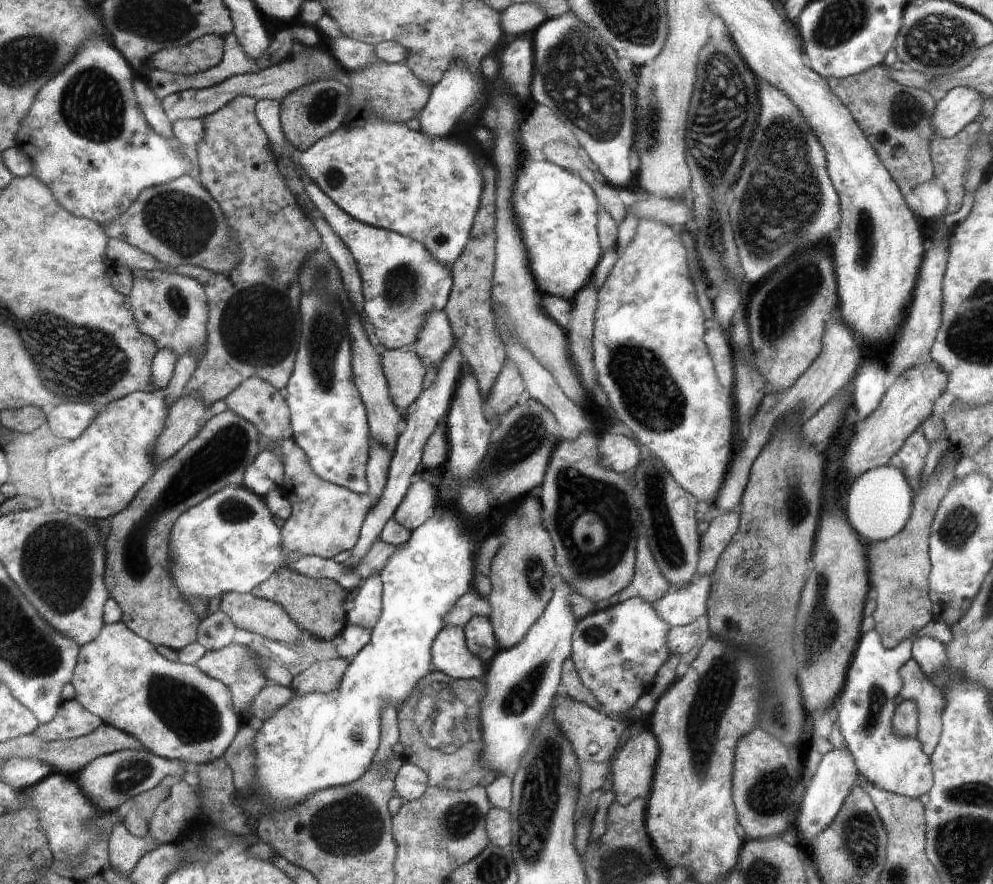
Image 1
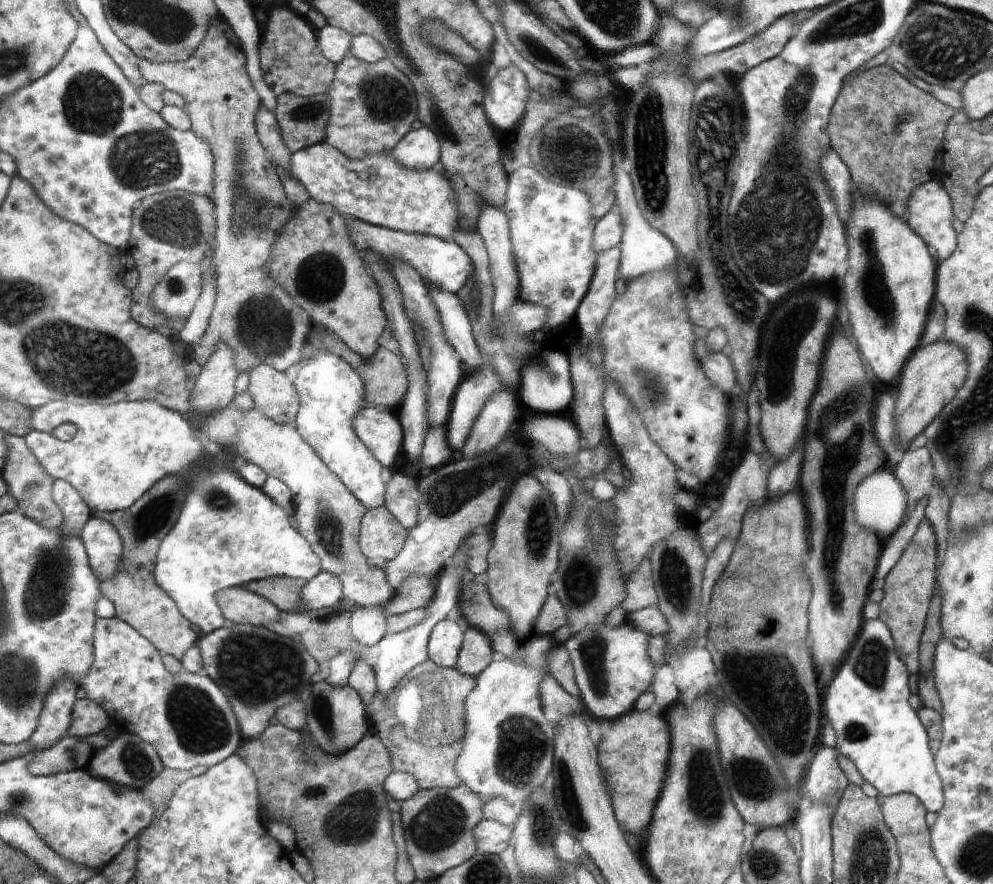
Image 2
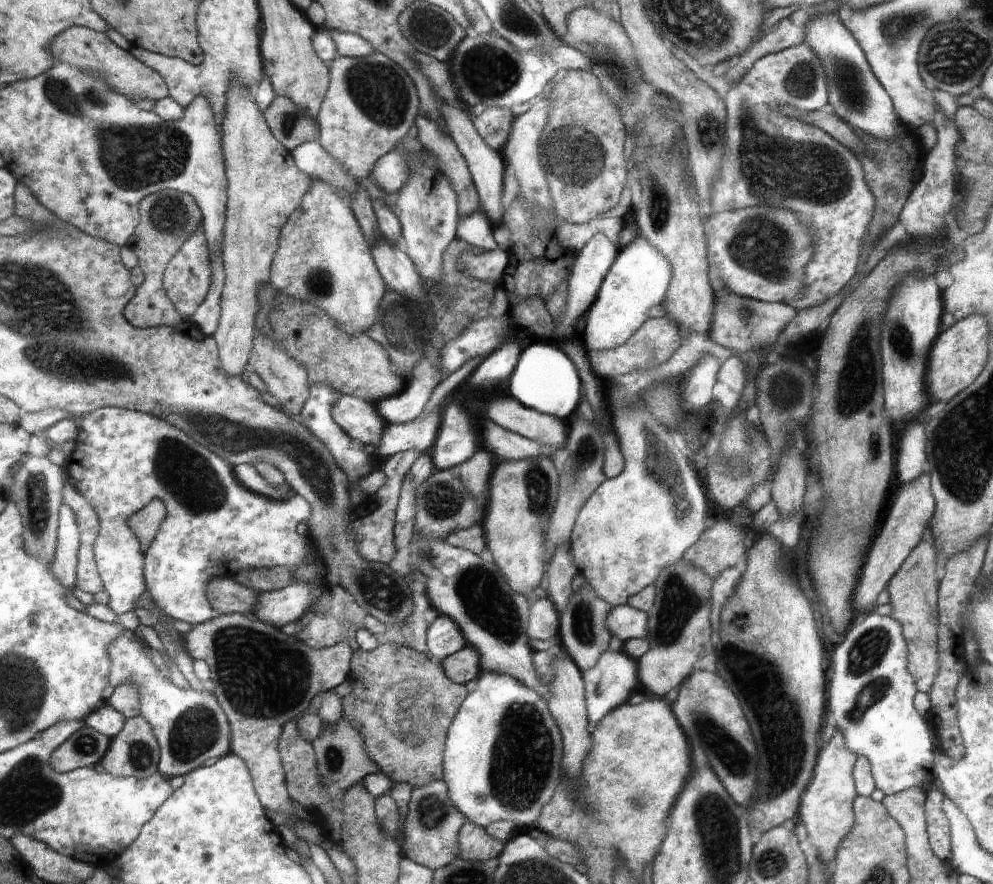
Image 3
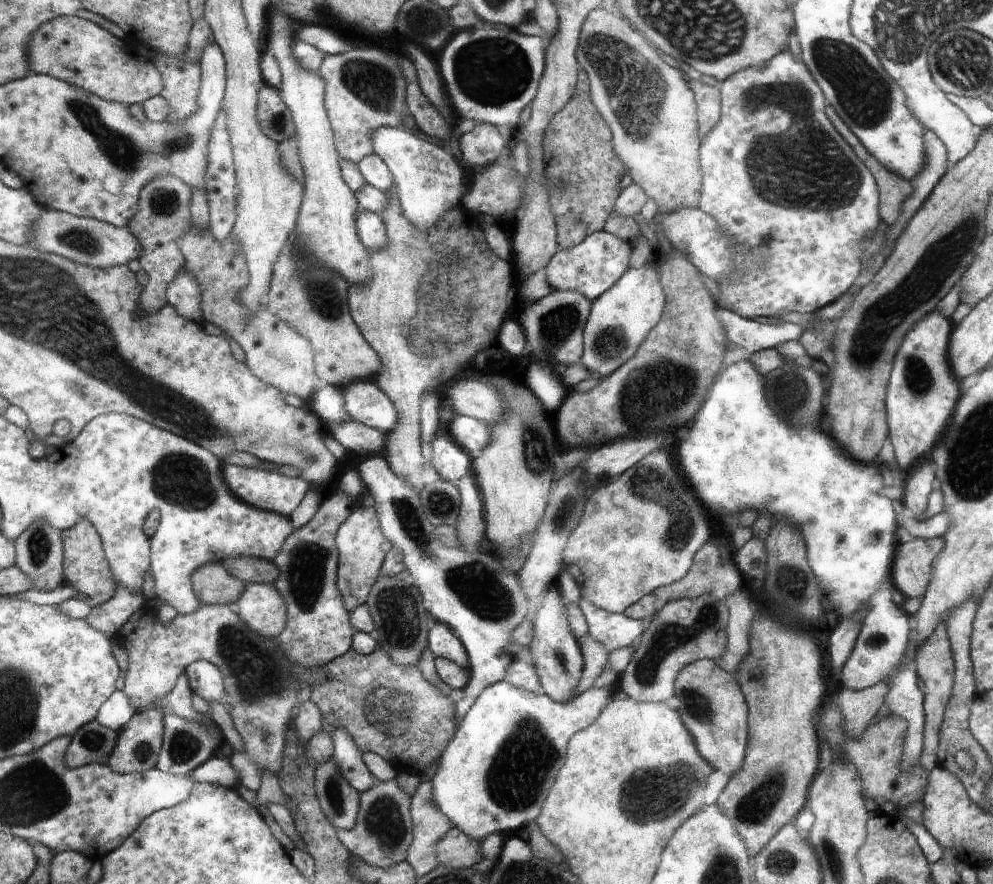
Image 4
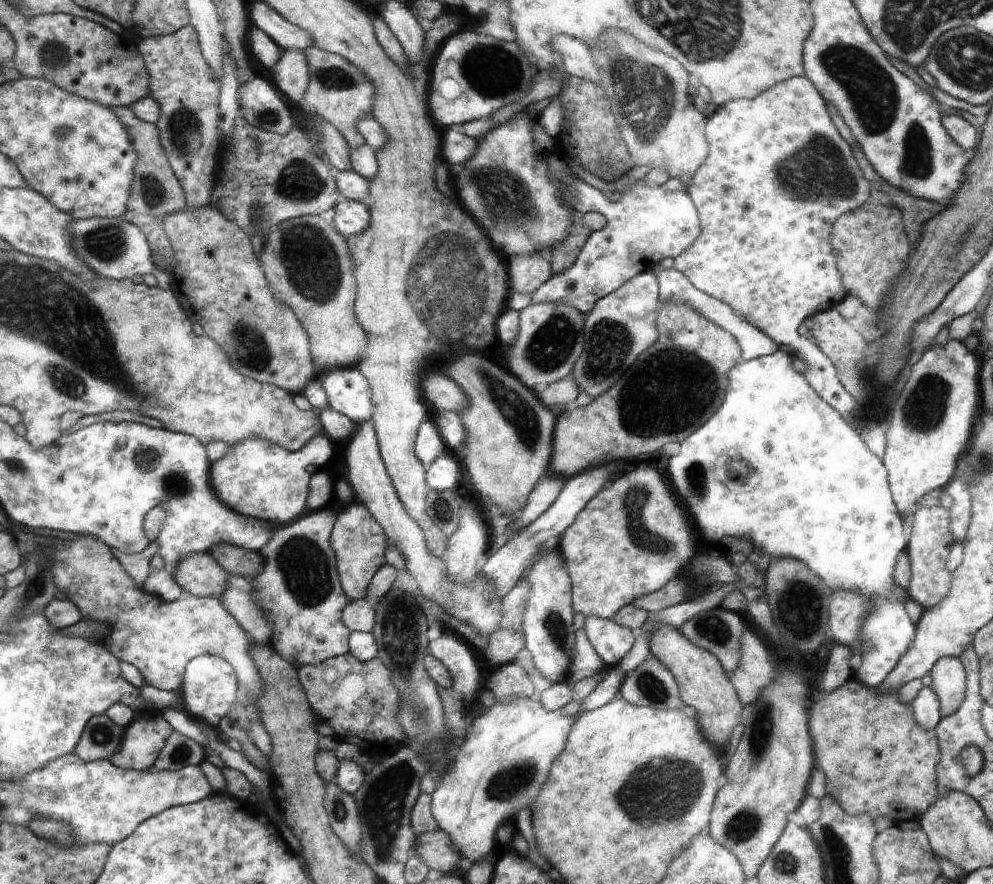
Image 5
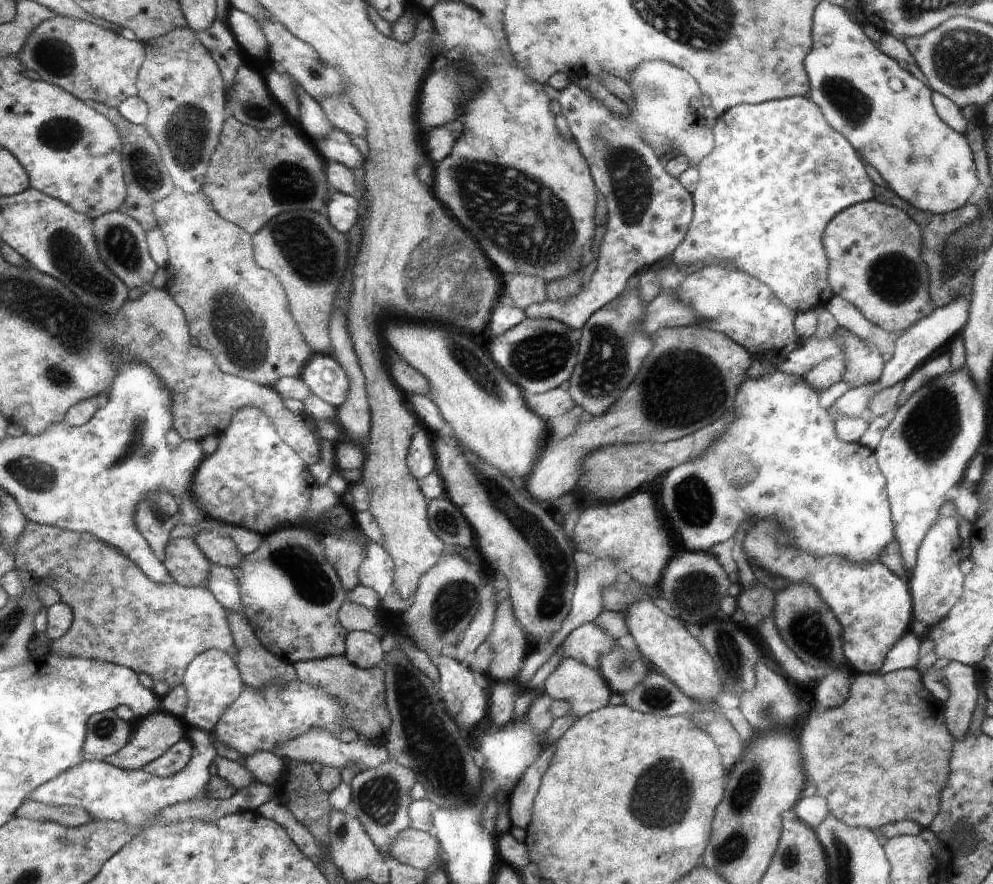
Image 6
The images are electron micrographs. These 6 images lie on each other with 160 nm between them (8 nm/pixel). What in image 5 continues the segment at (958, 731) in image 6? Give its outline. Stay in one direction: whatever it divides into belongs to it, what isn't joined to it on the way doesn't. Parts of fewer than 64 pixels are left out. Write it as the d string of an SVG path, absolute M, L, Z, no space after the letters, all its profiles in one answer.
M942 657L930 672L931 688L940 703L941 718L954 714L965 697L967 674L962 661L956 657Z

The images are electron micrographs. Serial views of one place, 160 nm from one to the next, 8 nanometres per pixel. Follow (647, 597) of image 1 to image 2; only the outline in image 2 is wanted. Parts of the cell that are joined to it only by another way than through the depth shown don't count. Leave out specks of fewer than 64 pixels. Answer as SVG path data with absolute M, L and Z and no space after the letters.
M646 556L638 570L630 574L626 583L626 599L620 605L627 613L652 607L658 604L658 596L652 582L651 561Z

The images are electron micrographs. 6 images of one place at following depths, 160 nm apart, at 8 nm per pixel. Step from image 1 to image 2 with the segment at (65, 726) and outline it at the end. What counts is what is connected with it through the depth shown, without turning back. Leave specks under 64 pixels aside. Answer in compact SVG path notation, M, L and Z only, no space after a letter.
M80 698L73 706L73 725L68 736L84 737L104 733L109 728L108 716L96 702Z

